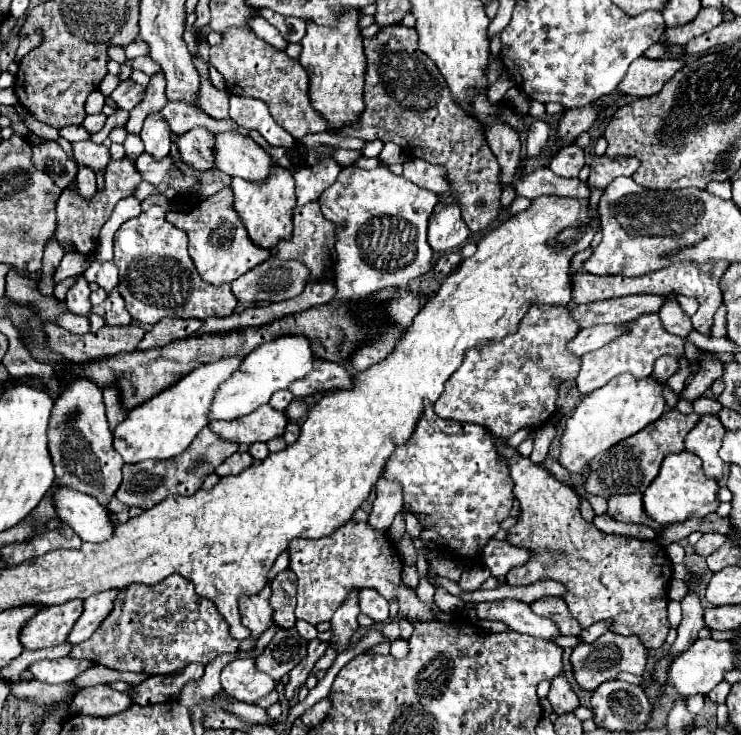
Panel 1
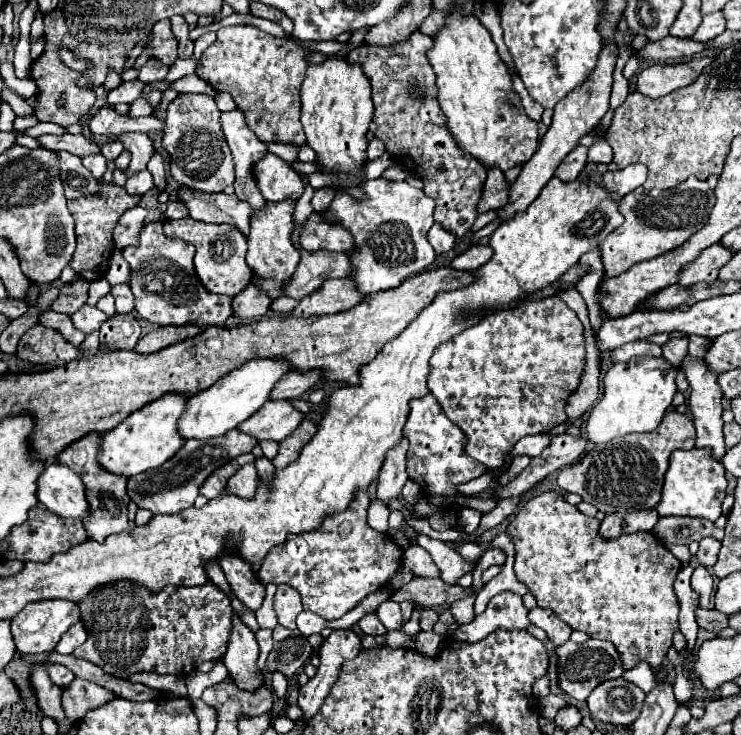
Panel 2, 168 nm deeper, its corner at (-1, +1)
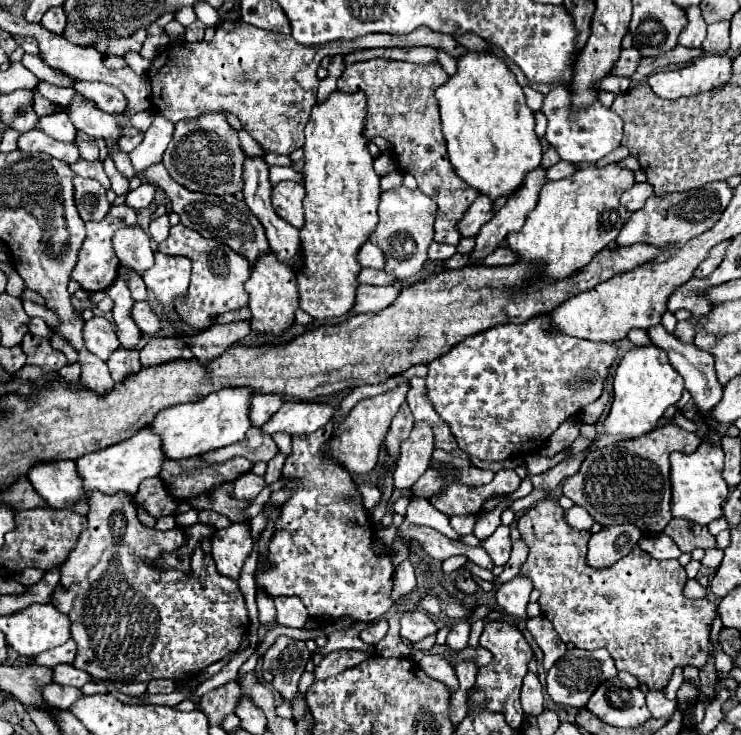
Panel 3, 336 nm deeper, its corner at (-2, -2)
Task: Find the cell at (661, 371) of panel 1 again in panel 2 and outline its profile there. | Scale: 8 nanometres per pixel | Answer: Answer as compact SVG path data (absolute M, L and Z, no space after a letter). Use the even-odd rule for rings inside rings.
M682 337L682 339L670 339L666 345L662 345L662 351L664 351L664 359L672 365L672 367L680 367L686 353L688 353L688 339Z

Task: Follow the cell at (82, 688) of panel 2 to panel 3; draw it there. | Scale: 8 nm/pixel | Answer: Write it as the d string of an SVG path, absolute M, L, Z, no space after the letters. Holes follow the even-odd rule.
M49 682L43 688L43 700L59 710L67 710L77 698L81 698L81 690L79 688L71 688L71 686L59 686L55 682Z

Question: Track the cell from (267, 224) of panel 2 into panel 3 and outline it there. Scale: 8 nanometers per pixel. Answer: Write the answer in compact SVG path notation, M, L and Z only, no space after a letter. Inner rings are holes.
M273 252L259 256L257 264L251 270L251 280L247 280L245 290L249 292L249 308L251 308L251 330L255 334L273 334L281 336L295 324L295 310L299 308L297 298L297 280L295 270L275 258Z

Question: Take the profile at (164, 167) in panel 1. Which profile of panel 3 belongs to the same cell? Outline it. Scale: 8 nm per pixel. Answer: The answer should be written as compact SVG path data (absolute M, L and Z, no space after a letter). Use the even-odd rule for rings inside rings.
M141 184L137 190L131 190L127 194L127 206L131 206L133 210L139 210L139 208L145 208L151 204L155 196L155 186L151 184Z

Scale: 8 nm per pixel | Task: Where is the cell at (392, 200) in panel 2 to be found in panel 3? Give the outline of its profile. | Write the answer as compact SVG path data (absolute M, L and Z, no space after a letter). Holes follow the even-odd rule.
M405 186L381 192L379 200L379 224L371 234L371 242L375 242L387 258L385 272L403 280L407 276L415 276L423 270L427 262L427 248L433 242L433 220L435 220L437 204L419 190L409 190Z

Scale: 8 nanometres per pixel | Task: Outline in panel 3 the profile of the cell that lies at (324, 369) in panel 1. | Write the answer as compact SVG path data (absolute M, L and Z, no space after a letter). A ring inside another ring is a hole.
M257 394L251 402L251 426L261 428L283 404L281 394Z

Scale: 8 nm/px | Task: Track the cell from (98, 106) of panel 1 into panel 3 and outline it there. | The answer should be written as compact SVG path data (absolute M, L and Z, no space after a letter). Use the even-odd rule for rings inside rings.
M57 112L53 116L45 116L45 118L39 118L39 124L37 124L39 130L47 132L49 136L57 138L57 140L65 140L65 142L73 142L75 136L77 136L77 130L71 126L71 122L67 120L67 116L63 112Z

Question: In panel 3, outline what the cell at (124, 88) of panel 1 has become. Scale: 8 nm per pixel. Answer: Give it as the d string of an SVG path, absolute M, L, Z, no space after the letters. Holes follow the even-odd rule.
M81 82L81 84L75 84L75 90L81 92L83 96L95 100L95 104L103 112L109 112L109 114L123 112L123 108L127 106L123 92L119 92L117 88L103 84L103 82Z

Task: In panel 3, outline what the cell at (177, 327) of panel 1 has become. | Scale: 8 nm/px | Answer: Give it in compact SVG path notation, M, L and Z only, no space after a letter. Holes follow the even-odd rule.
M151 338L143 350L139 350L141 366L159 366L173 360L191 360L193 352L181 338Z

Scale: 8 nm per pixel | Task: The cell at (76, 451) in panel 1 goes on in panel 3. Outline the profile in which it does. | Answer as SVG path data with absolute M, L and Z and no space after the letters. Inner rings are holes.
M93 492L89 500L89 528L79 536L71 556L59 568L59 588L51 594L51 604L69 616L71 640L77 644L73 666L91 674L93 678L111 680L117 684L147 682L169 678L177 684L187 684L207 666L223 660L239 650L249 626L245 598L235 580L217 572L215 562L199 544L191 554L191 572L163 570L155 564L167 552L175 552L187 544L183 528L159 532L147 528L137 520L131 496L119 492L107 496Z

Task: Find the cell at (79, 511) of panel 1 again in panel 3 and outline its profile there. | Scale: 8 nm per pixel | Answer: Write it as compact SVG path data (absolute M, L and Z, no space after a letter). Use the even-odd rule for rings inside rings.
M59 460L51 464L35 464L27 474L33 488L45 498L51 508L65 508L81 498L83 480L77 474L77 466L73 460Z

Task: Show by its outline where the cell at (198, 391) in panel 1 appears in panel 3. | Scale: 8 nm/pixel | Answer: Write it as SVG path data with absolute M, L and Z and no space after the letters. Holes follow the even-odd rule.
M141 428L133 438L123 440L119 444L113 444L111 448L103 448L99 452L91 452L77 460L79 476L83 476L83 490L87 494L91 492L103 492L103 494L135 494L139 490L139 484L145 478L153 478L161 472L161 464L165 462L161 440L151 432L151 428Z

